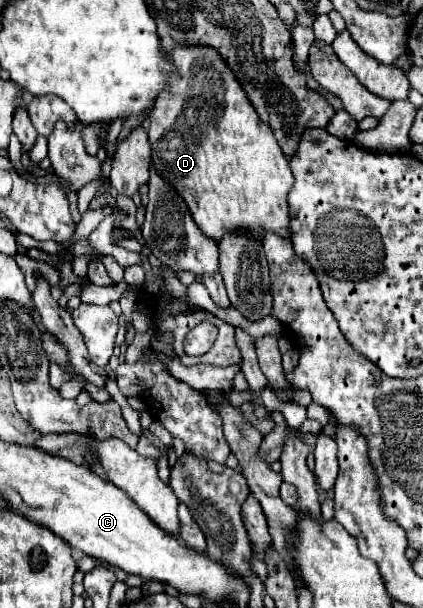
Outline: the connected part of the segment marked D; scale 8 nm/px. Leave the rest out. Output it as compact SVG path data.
M177 44L167 54L167 60L177 68L179 78L169 82L169 88L155 98L149 114L147 134L153 148L153 166L183 196L183 200L187 200L195 222L203 228L203 234L211 236L215 242L219 242L227 230L253 232L259 238L263 238L265 232L279 232L279 236L289 238L291 218L287 192L293 184L289 162L281 152L271 126L261 122L229 64L215 48L201 44Z

